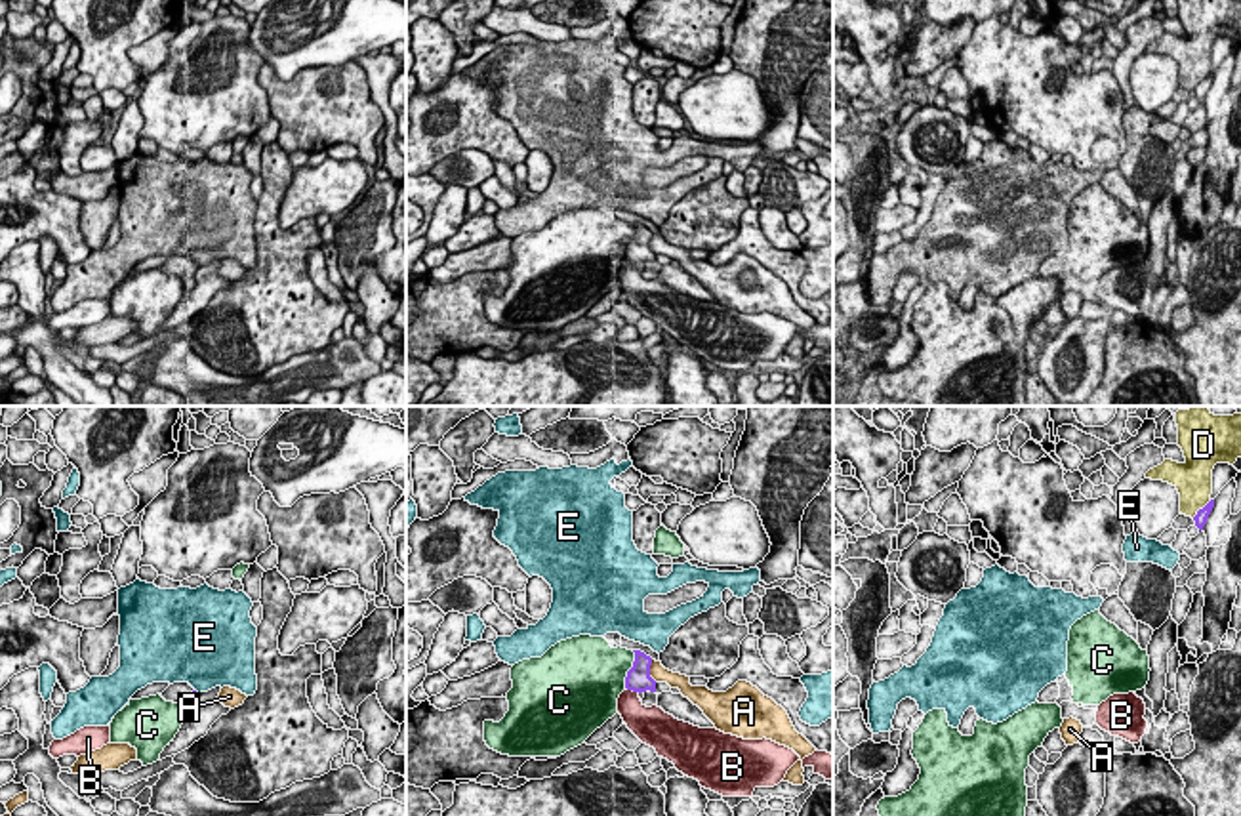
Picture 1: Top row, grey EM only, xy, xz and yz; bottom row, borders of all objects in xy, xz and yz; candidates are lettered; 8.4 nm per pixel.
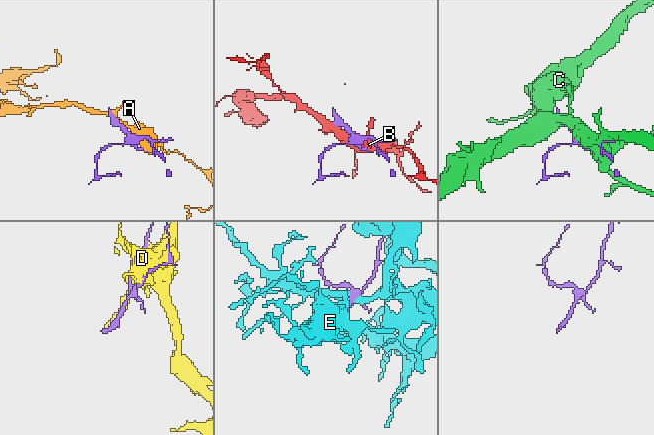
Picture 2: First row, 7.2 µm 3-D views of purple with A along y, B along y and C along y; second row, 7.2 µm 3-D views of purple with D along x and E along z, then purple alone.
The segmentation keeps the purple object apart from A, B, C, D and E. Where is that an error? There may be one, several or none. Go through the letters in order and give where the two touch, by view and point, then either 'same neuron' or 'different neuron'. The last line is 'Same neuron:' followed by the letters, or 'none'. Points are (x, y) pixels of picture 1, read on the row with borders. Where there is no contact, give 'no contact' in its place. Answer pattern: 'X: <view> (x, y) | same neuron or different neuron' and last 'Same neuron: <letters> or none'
A: xz (649, 672) | different neuron
B: xz (633, 691) | different neuron
C: xz (630, 670) | different neuron
D: yz (1203, 508) | different neuron
E: no contact | different neuron
Same neuron: none

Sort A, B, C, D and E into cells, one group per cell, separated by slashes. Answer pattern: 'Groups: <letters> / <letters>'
Groups: A / B / C / D / E

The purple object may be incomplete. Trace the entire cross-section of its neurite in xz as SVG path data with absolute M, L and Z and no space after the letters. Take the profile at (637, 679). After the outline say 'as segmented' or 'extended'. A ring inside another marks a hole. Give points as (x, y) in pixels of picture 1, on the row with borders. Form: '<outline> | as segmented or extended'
M641 650L635 652L633 667L627 671L625 688L633 692L656 692L656 681L650 677L652 658Z | as segmented

